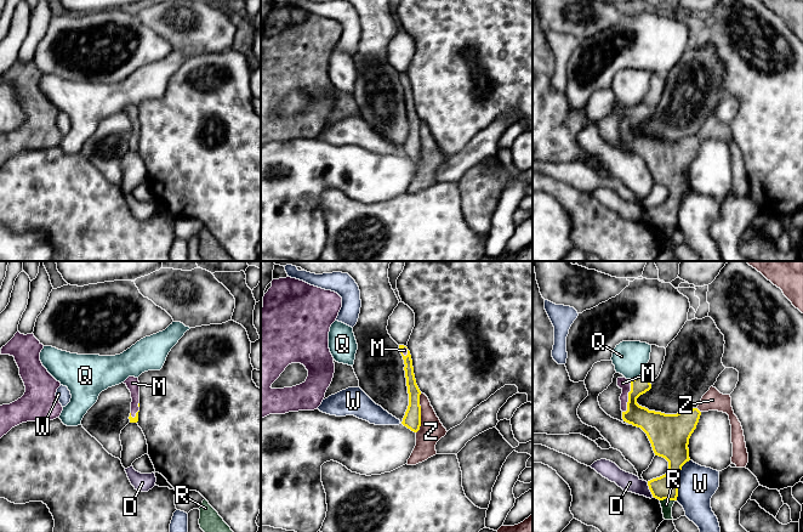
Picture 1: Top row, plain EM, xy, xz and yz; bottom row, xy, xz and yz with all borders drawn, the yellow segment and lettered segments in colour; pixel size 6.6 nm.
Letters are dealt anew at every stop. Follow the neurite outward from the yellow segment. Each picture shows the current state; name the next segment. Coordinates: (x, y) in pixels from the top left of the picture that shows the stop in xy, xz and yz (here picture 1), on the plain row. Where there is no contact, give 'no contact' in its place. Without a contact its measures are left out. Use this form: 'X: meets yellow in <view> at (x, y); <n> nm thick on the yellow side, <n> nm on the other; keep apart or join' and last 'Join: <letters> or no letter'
D: meets yellow in yz at (650, 218); 160 nm thick on the yellow side, 120 nm on the other; keep apart
M: meets yellow in yz at (628, 124); 170 nm thick on the yellow side, 80 nm on the other; join
Q: meets yellow in yz at (635, 106); 140 nm thick on the yellow side, 220 nm on the other; keep apart
R: meets yellow in yz at (667, 226); 160 nm thick on the yellow side, 80 nm on the other; keep apart
W: meets yellow in yz at (678, 207); 220 nm thick on the yellow side, 260 nm on the other; keep apart
Z: meets yellow in xz at (420, 141); 120 nm thick on the yellow side, 160 nm on the other; keep apart
Join: M

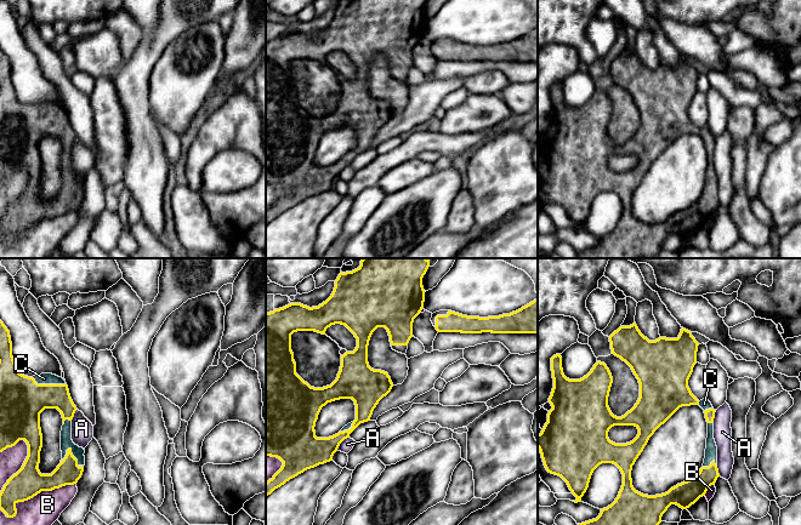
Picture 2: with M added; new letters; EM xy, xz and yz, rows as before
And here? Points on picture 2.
A: meets yellow in xz at (341, 170); 240 nm thick on the yellow side, 80 nm on the other; keep apart
B: meets yellow in xy at (33, 224); 200 nm thick on the yellow side, 260 nm on the other; keep apart
C: meets yellow in xy at (49, 113); 300 nm thick on the yellow side, 80 nm on the other; join
Join: C

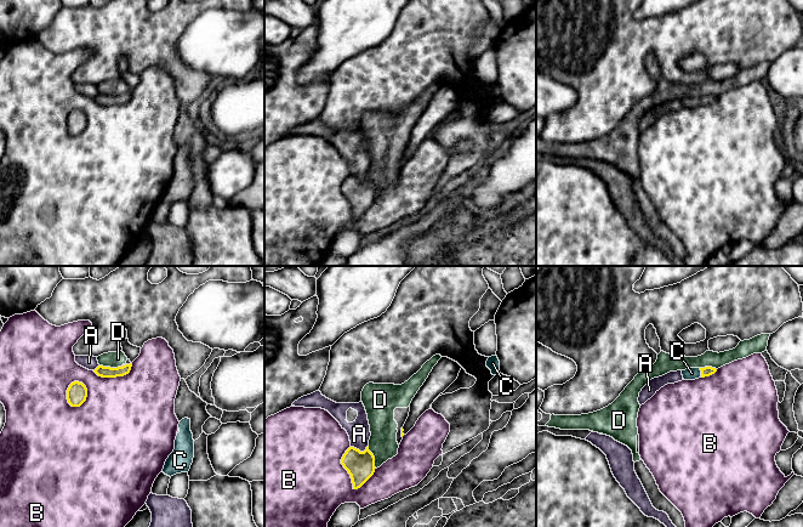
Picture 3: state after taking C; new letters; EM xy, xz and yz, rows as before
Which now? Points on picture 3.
A: meets yellow in xz at (359, 179); 190 nm thick on the yellow side, 150 nm on the other; keep apart
B: meets yellow in xz at (345, 196); 190 nm thick on the yellow side, 480 nm on the other; keep apart
C: meets yellow in yz at (701, 101); 60 nm thick on the yellow side, 80 nm on the other; join
D: meets yellow in xz at (374, 185); 190 nm thick on the yellow side, 190 nm on the other; keep apart
Join: C

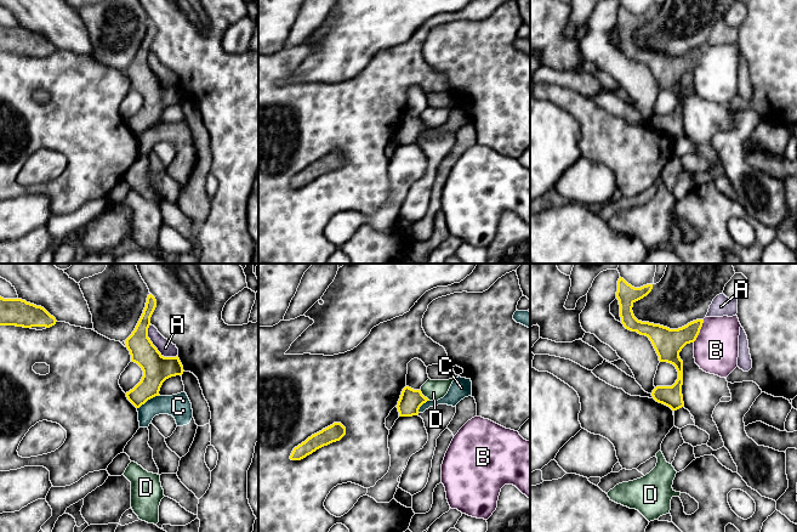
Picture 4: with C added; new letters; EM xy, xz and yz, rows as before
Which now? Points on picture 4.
A: meets yellow in xy at (154, 74); 190 nm thick on the yellow side, 100 nm on the other; keep apart
B: meets yellow in yz at (699, 58); 190 nm thick on the yellow side, 300 nm on the other; keep apart
C: meets yellow in xy at (148, 126); 190 nm thick on the yellow side, 160 nm on the other; keep apart
D: meets yellow in xz at (422, 123); 150 nm thick on the yellow side, 140 nm on the other; keep apart
Join: no letter

